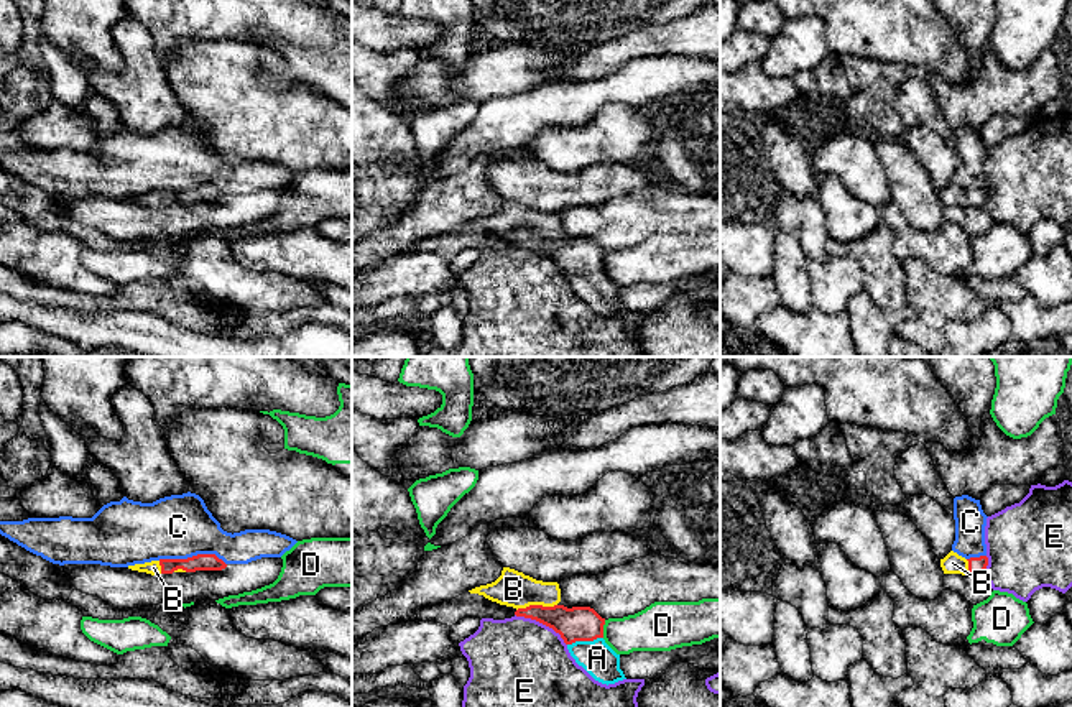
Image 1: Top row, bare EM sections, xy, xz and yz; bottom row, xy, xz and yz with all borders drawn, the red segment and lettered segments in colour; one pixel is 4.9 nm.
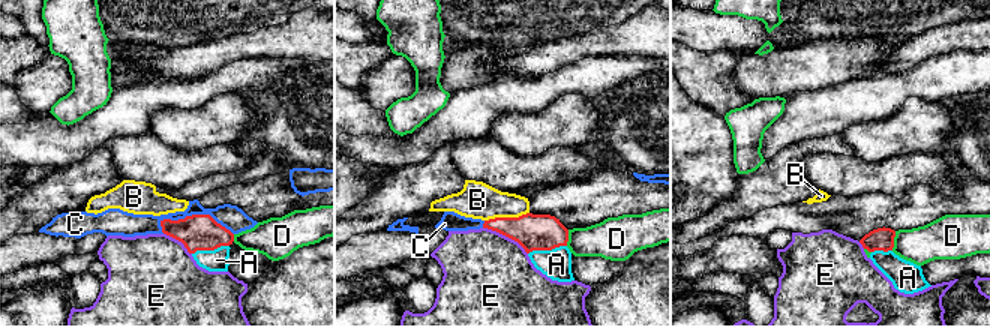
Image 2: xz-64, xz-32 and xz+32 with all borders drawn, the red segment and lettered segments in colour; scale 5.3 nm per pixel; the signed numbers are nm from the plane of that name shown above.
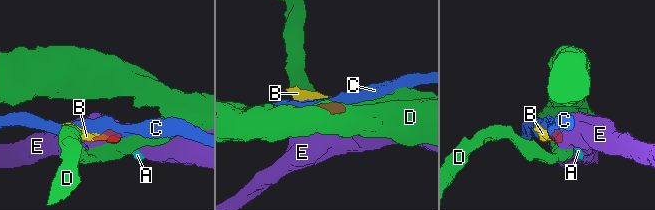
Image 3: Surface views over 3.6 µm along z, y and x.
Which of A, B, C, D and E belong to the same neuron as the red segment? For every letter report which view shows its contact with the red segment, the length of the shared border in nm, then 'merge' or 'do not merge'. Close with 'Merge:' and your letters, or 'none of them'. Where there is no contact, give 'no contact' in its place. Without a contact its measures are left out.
A: contact in xz; length 180 nm; merge
B: contact in xz; length 200 nm; merge
C: contact in xy; length 340 nm; do not merge
D: contact in xz; length 90 nm; do not merge
E: contact in xz; length 300 nm; do not merge
Merge: A, B

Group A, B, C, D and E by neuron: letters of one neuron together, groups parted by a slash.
A B / C / D / E

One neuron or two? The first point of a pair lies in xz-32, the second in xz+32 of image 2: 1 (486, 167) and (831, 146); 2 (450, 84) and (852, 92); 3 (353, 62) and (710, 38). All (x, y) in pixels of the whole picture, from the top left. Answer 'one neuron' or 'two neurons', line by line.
1: two neurons
2: two neurons
3: two neurons

